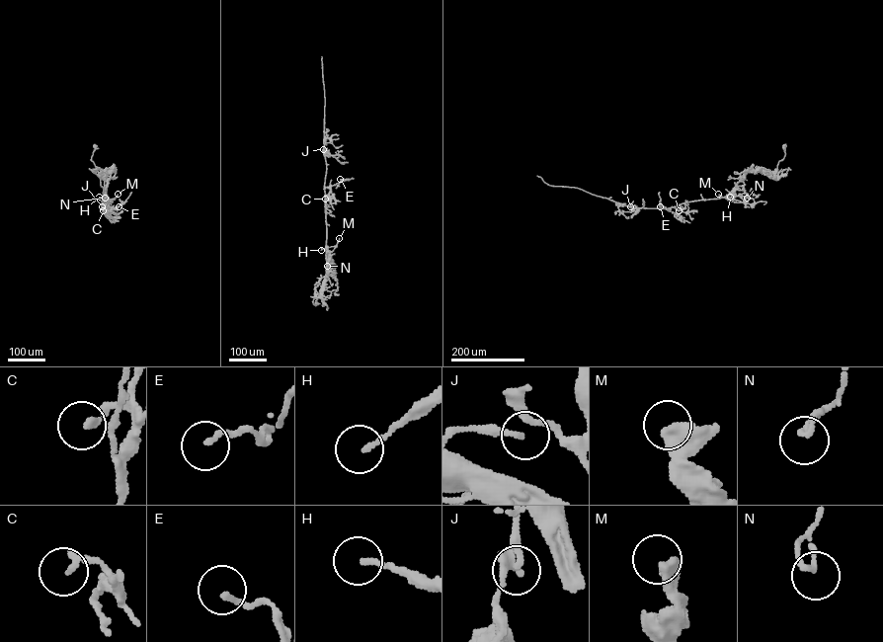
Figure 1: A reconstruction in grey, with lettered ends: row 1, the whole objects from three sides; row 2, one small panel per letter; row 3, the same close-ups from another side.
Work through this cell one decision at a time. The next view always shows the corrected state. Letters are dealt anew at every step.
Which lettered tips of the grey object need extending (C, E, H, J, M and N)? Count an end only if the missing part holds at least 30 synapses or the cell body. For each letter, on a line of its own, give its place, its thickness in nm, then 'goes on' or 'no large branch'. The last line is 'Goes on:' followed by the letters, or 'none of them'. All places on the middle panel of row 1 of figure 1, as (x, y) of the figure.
C: at (325, 199); 220 nm thick; no large branch
E: at (340, 179); 170 nm thick; no large branch
H: at (321, 250); 150 nm thick; no large branch
J: at (323, 149); 170 nm thick; no large branch
M: at (339, 238); 440 nm thick; no large branch
N: at (327, 266); 190 nm thick; no large branch
Goes on: none of them

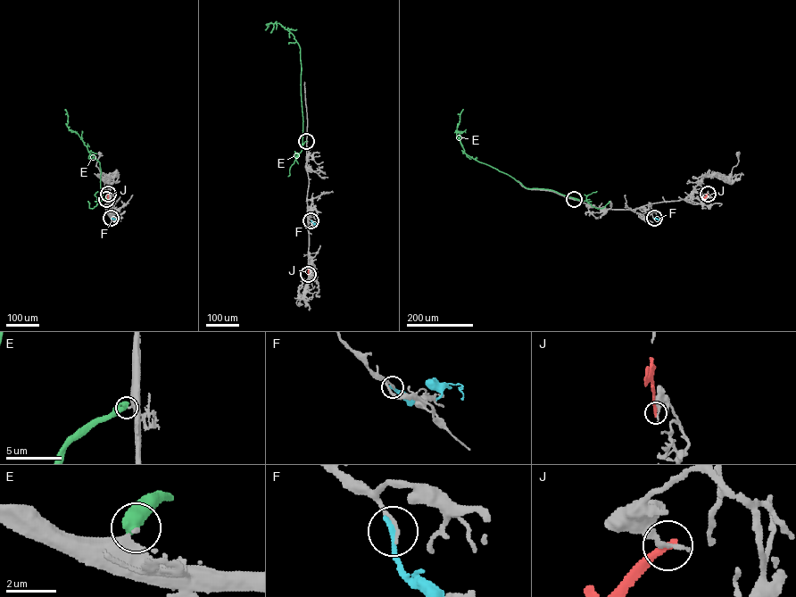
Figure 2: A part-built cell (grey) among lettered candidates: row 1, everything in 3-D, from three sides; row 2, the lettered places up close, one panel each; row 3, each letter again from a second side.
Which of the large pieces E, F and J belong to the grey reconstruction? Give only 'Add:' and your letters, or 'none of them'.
Add: none of them

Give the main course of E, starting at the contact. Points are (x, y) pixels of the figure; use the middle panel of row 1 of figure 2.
E: (306, 141), (302, 145), (300, 47), (294, 36), (278, 23), (268, 23), (265, 29)

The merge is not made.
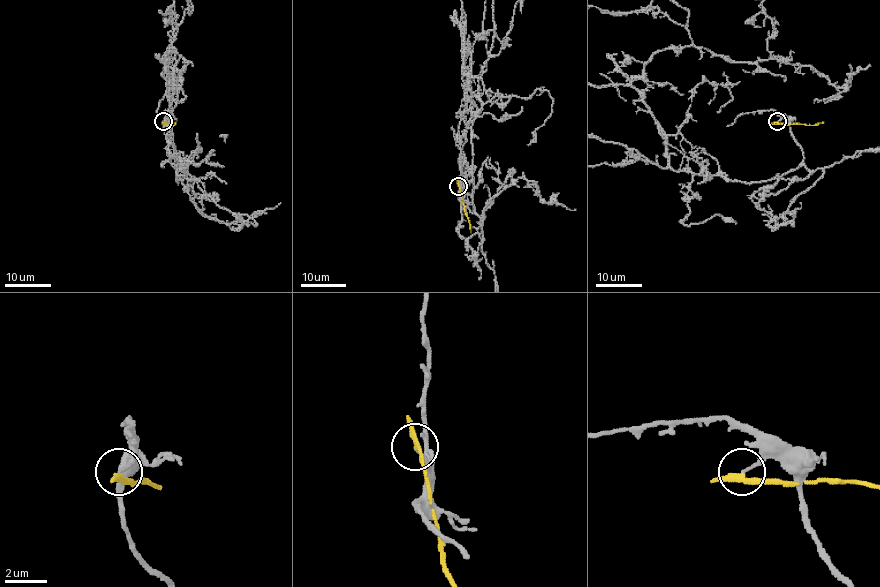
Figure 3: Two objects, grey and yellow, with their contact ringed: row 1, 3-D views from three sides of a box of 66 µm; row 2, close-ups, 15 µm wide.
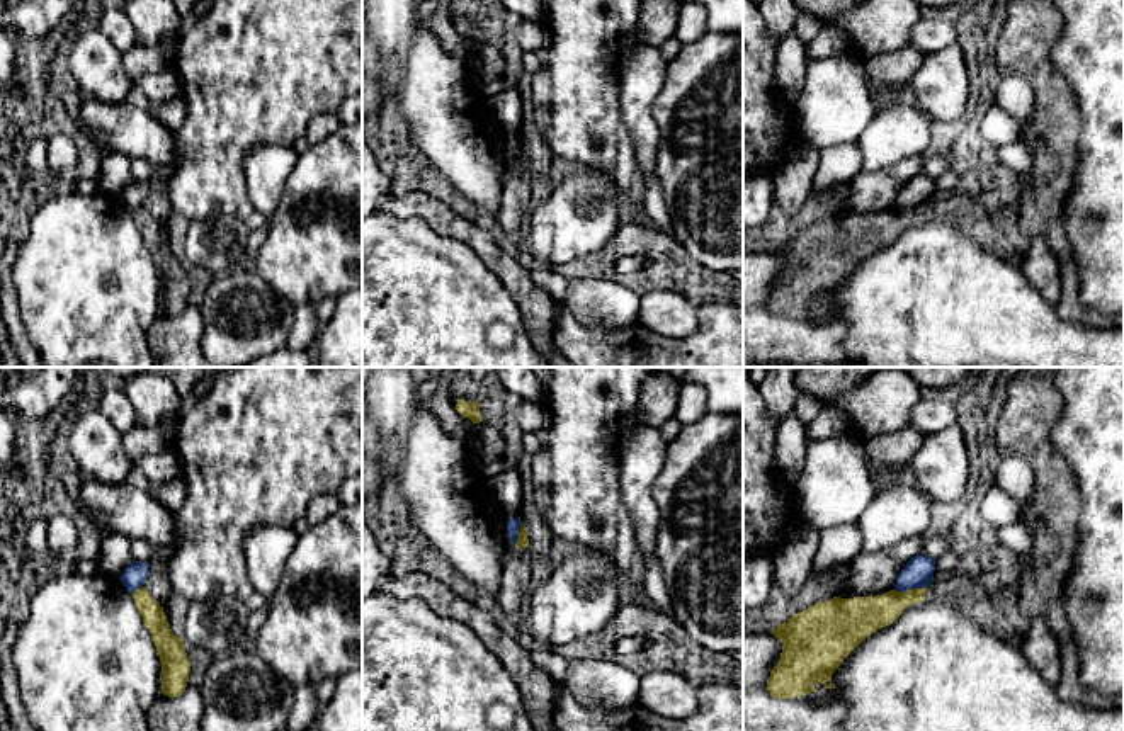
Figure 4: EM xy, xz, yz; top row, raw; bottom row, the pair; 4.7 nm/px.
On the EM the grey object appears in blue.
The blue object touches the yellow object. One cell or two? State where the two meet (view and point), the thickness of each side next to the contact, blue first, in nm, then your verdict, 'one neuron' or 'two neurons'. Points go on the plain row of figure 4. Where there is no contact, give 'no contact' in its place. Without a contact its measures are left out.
yz (910, 208) | 140/180 nm | two neurons

